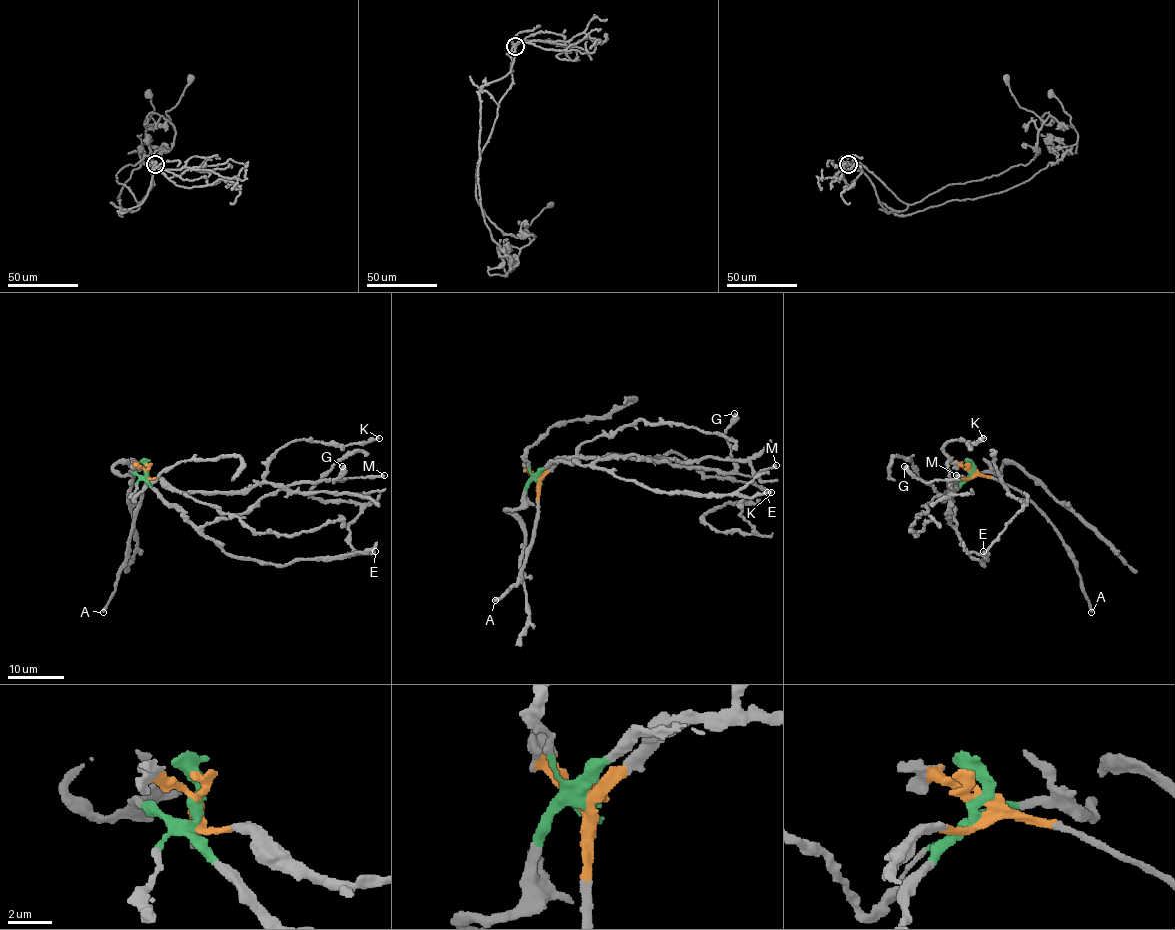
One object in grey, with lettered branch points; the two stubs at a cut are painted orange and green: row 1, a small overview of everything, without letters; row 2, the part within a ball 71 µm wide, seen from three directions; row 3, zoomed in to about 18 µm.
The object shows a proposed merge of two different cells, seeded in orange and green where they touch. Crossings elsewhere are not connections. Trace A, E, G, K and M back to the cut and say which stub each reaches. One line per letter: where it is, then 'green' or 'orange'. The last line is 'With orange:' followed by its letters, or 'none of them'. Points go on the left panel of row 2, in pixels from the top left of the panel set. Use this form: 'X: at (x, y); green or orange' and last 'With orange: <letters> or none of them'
A: at (103, 612); orange
E: at (375, 551); green
G: at (342, 466); green
K: at (379, 438); orange
M: at (384, 475); green
With orange: A, K

